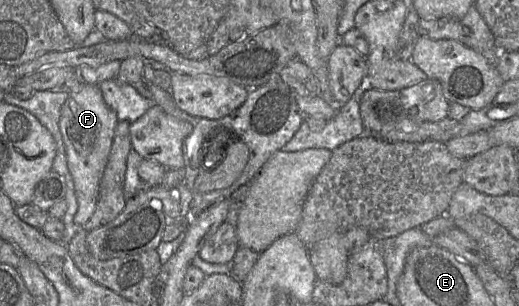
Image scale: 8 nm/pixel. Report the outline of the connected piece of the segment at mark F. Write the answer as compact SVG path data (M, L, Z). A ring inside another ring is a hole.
M85 83L78 92L69 93L61 107L59 129L74 184L77 200L74 223L78 228L83 227L96 208L101 178L118 122L116 113L105 103L99 85Z

